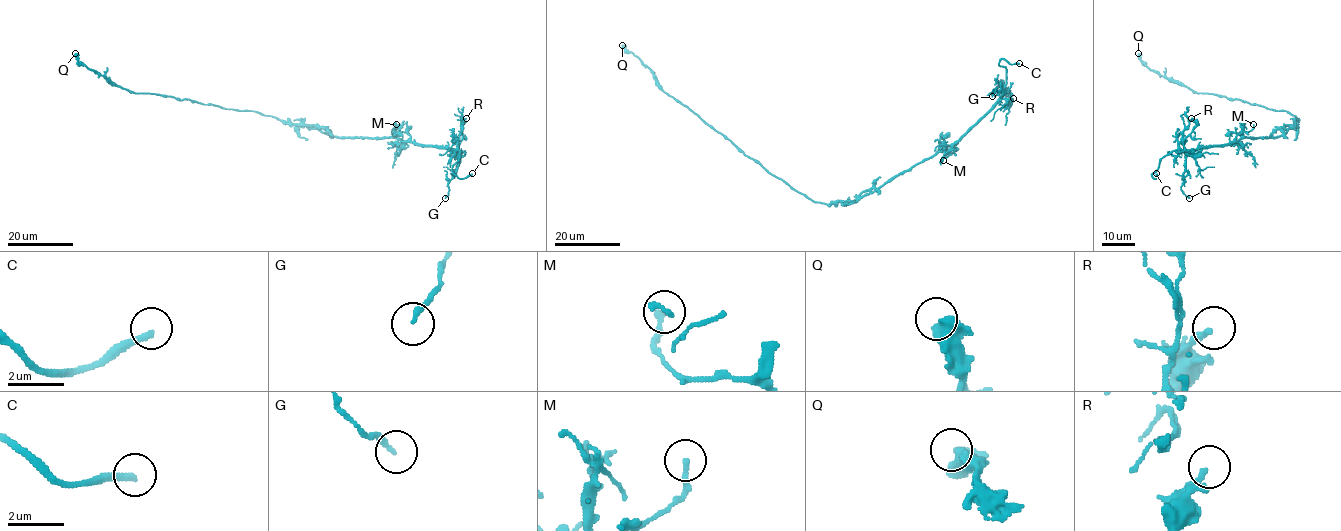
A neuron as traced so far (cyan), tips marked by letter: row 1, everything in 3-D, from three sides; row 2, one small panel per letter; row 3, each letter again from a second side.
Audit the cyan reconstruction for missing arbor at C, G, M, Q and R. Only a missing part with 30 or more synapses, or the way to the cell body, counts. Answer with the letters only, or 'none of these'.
C

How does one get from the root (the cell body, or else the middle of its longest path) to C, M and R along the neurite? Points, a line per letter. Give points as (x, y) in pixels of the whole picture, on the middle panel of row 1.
C: (831, 204), (858, 200), (956, 143), (1002, 95), (1006, 69), (998, 62), (1005, 59), (1011, 64), (1019, 63)
M: (831, 204), (858, 200), (957, 142), (953, 151), (943, 160)
R: (831, 204), (858, 200), (877, 190), (893, 177), (956, 143), (1007, 90), (1008, 103), (1013, 98)

